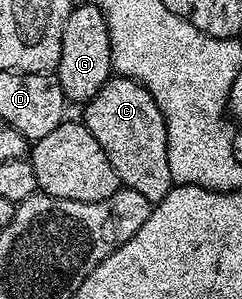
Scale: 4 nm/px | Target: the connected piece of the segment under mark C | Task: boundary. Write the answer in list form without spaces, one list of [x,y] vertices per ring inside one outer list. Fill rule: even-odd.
[[[115,75],[103,84],[92,101],[86,102],[84,109],[87,110],[81,114],[81,120],[101,143],[105,155],[109,155],[109,163],[113,163],[120,182],[145,195],[152,203],[163,201],[173,188],[167,154],[167,124],[151,92],[138,81]]]

